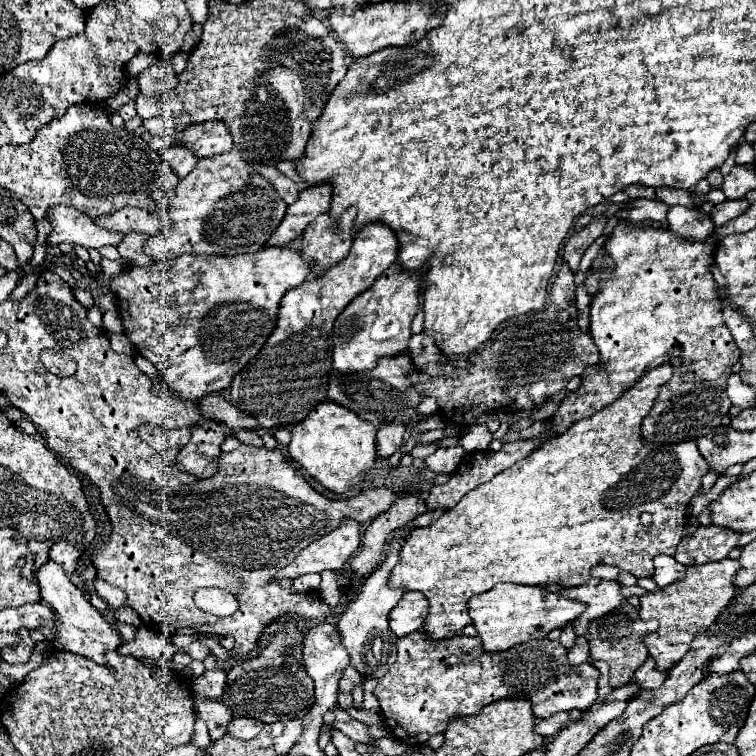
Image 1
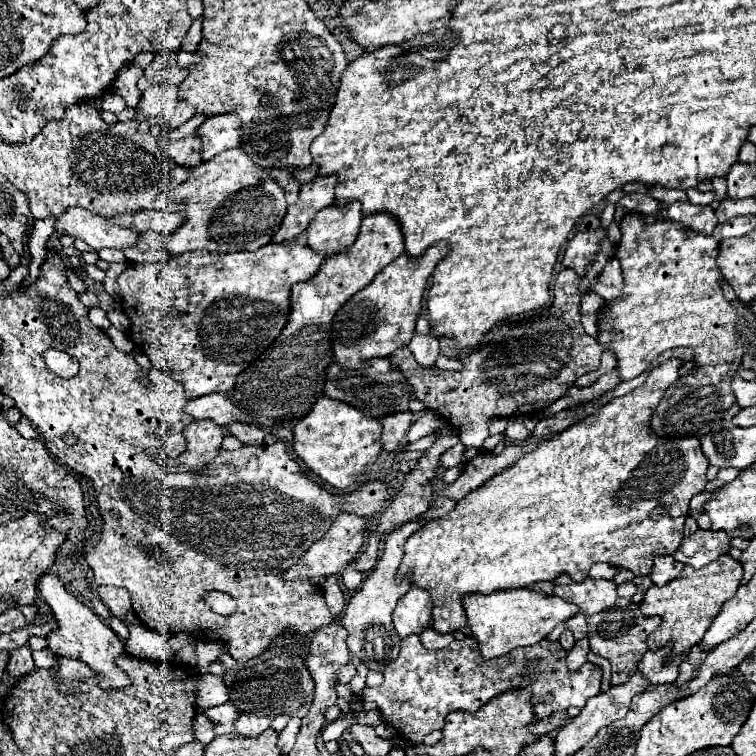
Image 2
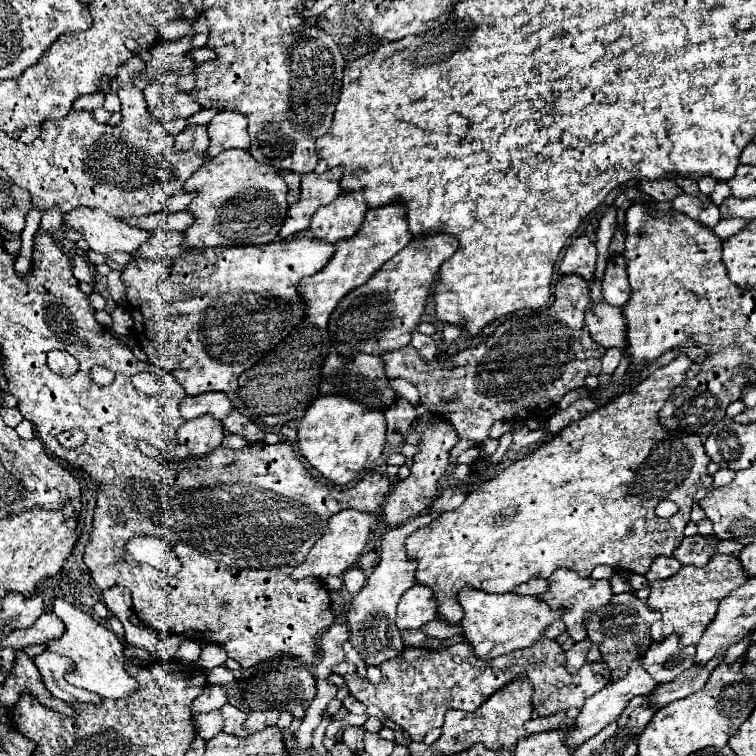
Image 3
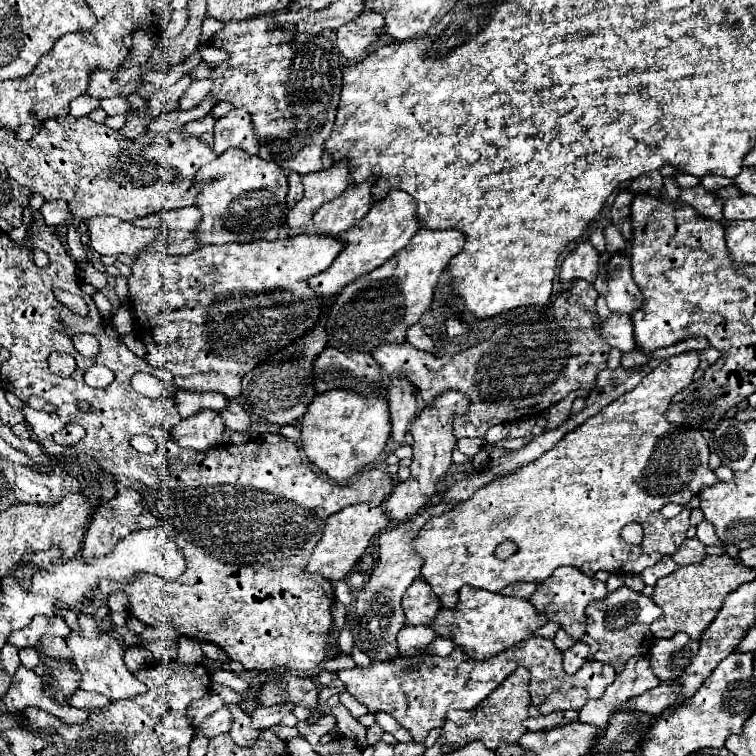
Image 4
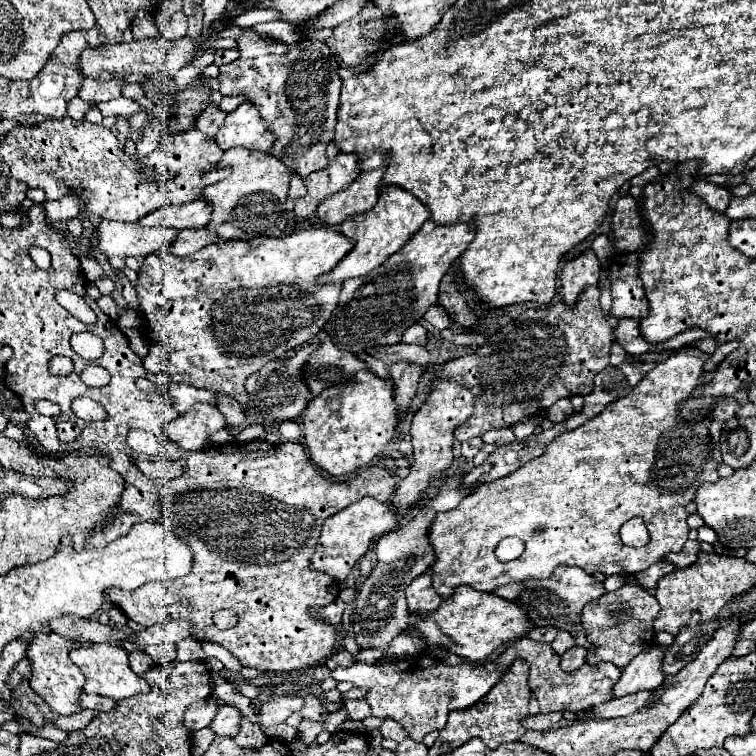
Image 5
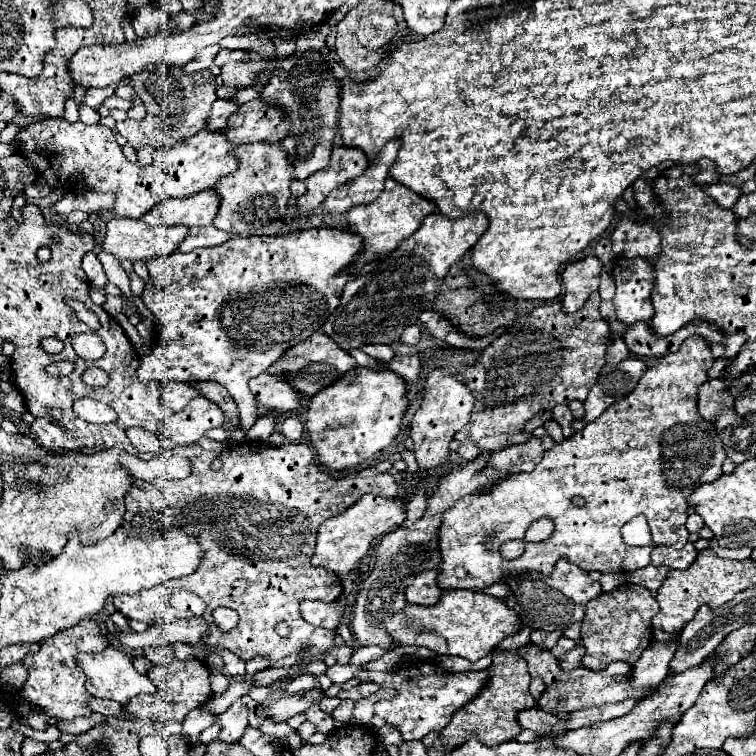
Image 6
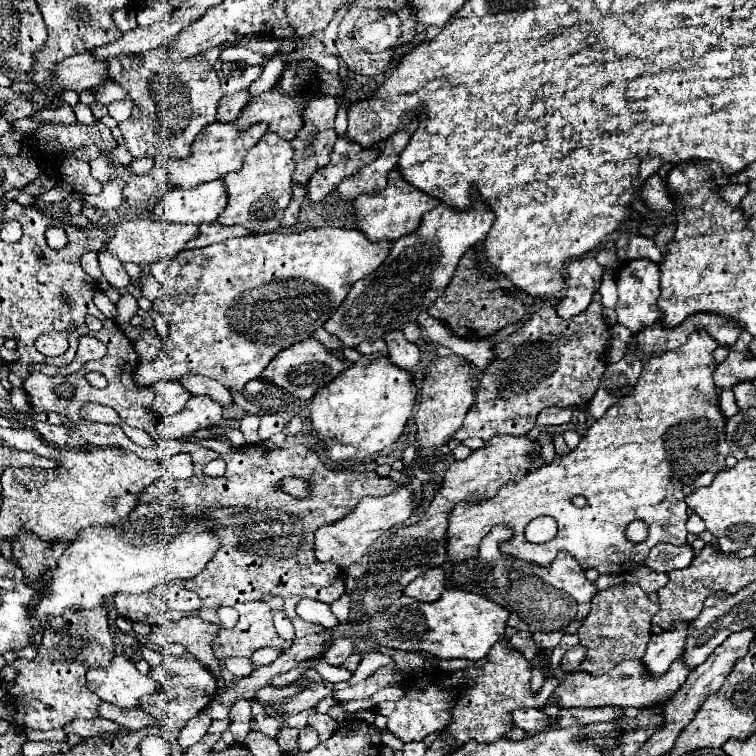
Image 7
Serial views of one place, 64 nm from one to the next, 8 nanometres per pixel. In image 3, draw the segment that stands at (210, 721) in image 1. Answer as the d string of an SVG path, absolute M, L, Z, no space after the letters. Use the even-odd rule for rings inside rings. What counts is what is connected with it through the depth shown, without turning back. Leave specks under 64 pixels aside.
M224 704L220 708L222 716L224 716L224 730L228 734L234 734L234 736L240 736L240 738L246 738L250 736L250 732L244 732L244 720L246 720L246 712L238 710L236 706L232 704Z

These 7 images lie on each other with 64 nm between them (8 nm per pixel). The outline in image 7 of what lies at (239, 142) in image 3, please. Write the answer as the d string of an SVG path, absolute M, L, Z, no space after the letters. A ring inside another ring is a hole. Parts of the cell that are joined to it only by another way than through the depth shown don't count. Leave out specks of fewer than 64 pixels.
M270 88L252 98L234 124L238 128L246 128L256 122L266 122L270 126L270 132L284 136L284 140L292 140L296 136L296 130L304 126L304 100L296 102L294 98L296 96L284 96L284 92L274 92L274 88Z

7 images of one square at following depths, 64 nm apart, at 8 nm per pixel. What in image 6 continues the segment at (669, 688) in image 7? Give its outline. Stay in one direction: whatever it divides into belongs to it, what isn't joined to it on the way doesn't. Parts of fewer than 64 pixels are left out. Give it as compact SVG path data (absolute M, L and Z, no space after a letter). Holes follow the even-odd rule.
M528 644L517 649L518 654L528 662L530 676L540 676L546 684L546 690L538 698L538 706L544 712L574 712L580 708L590 708L590 706L602 706L608 702L624 702L624 700L642 700L648 696L648 692L654 692L656 688L632 688L628 684L630 674L632 674L632 664L624 662L612 662L606 670L602 672L592 672L588 668L576 668L570 672L564 672L558 666L558 660L550 654L550 650L540 648L536 644Z

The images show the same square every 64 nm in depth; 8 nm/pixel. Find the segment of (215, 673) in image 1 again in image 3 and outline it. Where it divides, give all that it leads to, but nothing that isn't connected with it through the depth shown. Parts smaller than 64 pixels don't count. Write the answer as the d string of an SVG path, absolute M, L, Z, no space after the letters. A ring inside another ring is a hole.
M208 684L206 688L204 688L204 692L192 702L192 714L196 716L196 714L200 714L200 712L212 712L212 710L218 710L218 708L222 708L224 704L228 702L228 696L226 696L226 692L224 692L224 688L222 686L212 686L212 684Z

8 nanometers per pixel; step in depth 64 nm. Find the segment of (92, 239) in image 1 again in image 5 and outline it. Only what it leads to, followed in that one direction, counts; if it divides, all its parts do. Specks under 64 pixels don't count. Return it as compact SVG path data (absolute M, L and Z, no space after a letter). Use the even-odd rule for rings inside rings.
M102 220L100 228L100 250L106 256L134 256L144 258L152 252L168 250L176 240L176 228L148 228L138 222L118 222L118 220Z

